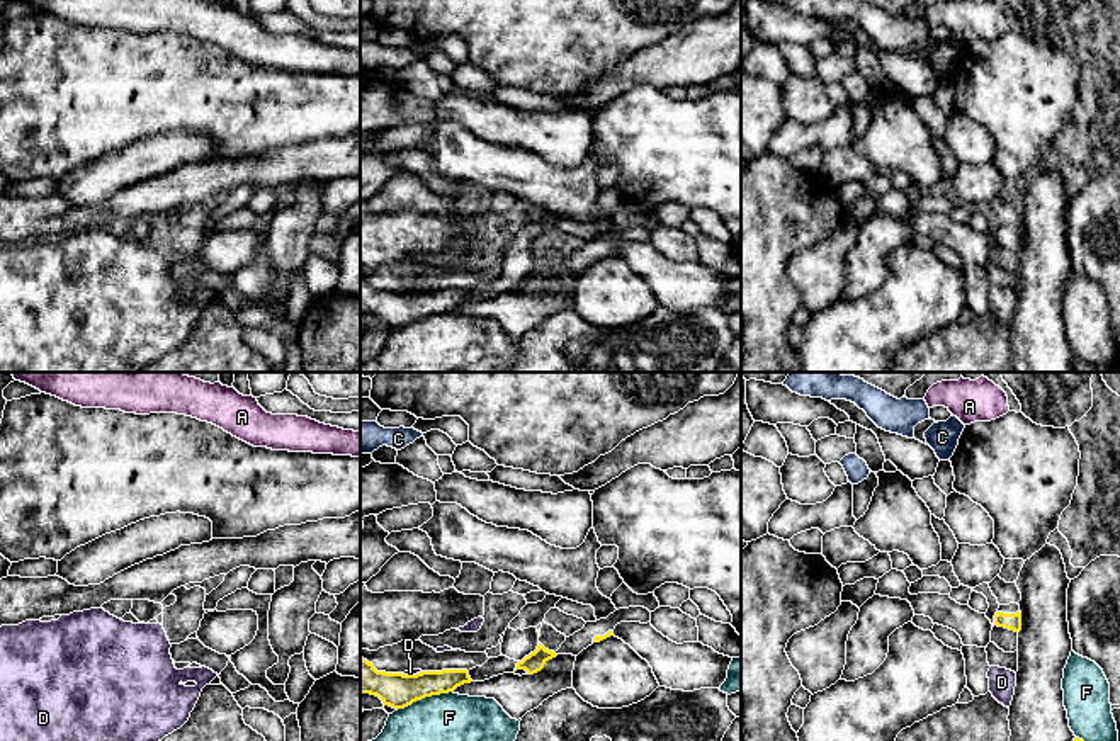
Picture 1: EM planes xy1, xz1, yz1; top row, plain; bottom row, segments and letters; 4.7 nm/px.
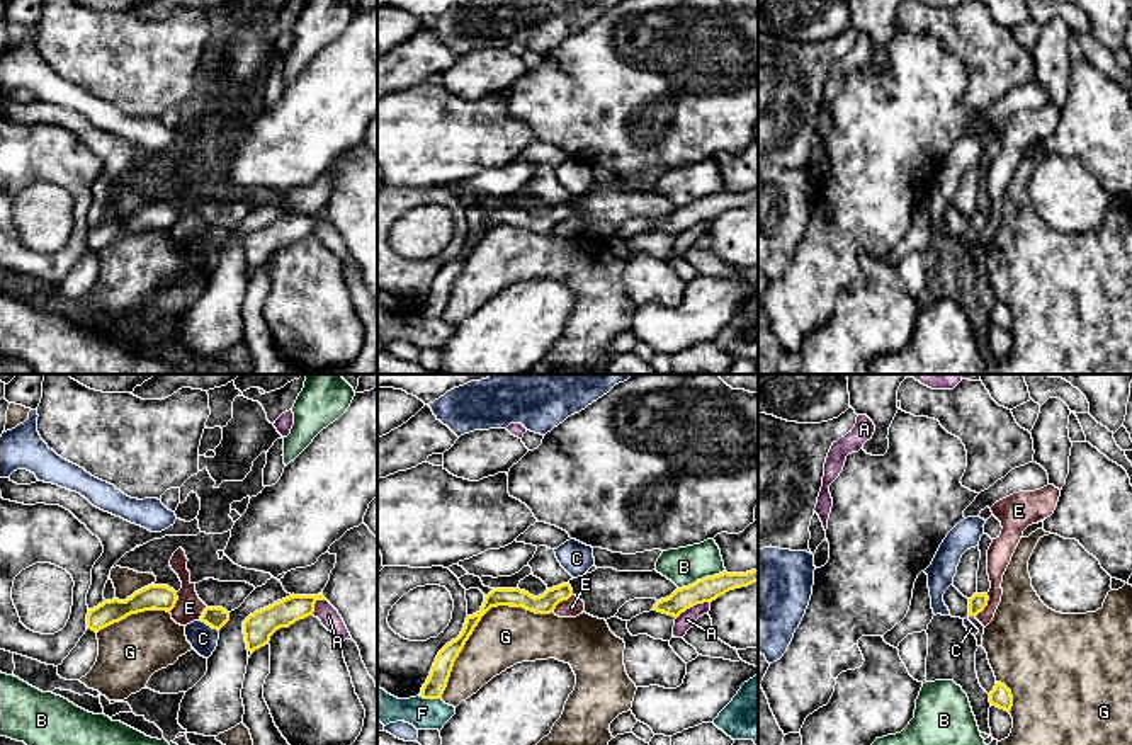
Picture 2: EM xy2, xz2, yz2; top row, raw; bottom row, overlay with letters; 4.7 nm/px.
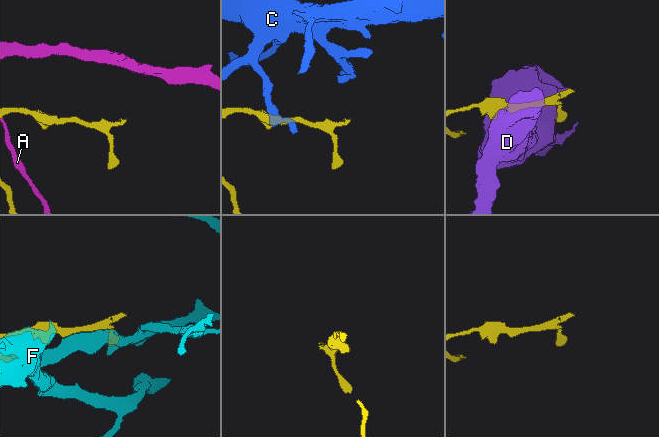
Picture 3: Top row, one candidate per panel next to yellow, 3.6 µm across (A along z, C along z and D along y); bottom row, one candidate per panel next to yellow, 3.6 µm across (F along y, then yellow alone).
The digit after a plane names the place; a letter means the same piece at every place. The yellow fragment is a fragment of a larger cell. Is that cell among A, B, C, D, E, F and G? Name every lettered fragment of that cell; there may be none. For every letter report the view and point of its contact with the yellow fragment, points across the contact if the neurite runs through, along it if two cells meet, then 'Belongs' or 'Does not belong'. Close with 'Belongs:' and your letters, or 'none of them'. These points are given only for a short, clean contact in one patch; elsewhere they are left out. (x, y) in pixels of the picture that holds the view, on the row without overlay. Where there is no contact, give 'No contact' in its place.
A: Touches yellow at xz2 (692, 225). Boundary: xz2 (709, 220), (687, 227), (677, 237). Does not belong
B: Touches yellow at xz2 (702, 198). Boundary: xz2 (724, 189), (679, 208). Does not belong
C: Touches yellow at xy2 (209, 244). Boundary: xy2 (201, 238), (218, 250). Does not belong
D: Touches yellow at xz1 (412, 294). Does not belong
E: Touches yellow at yz2 (986, 223). Boundary: yz2 (988, 213), (988, 223), (976, 235). Does not belong
F: Touches yellow at xz1 (424, 316). Does not belong
G: Touches yellow at xz2 (478, 240). Does not belong
Belongs: none of them

